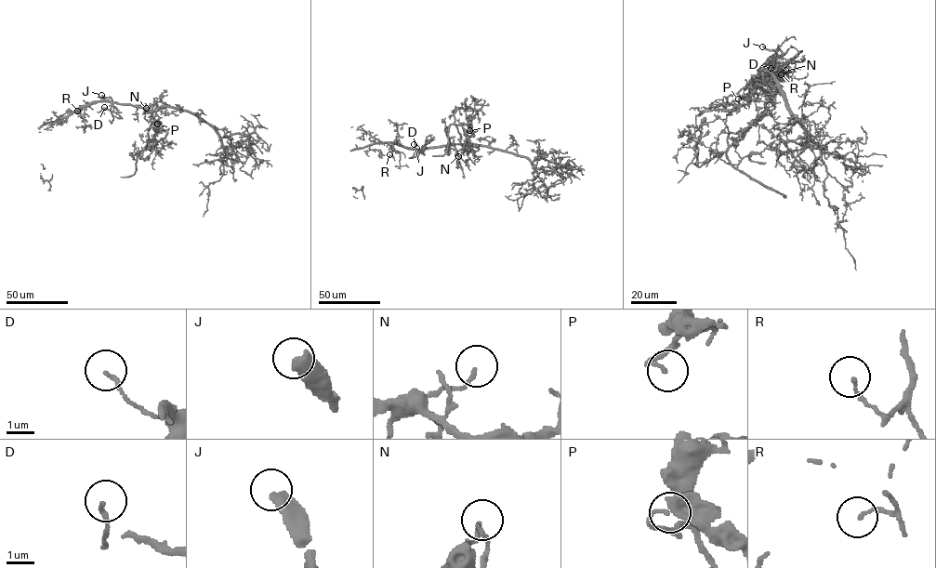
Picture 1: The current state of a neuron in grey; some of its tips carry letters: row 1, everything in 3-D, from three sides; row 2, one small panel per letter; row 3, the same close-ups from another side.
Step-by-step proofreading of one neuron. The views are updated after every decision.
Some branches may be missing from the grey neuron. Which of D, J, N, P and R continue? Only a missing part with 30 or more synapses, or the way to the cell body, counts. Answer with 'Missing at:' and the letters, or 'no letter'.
Missing at: J, P

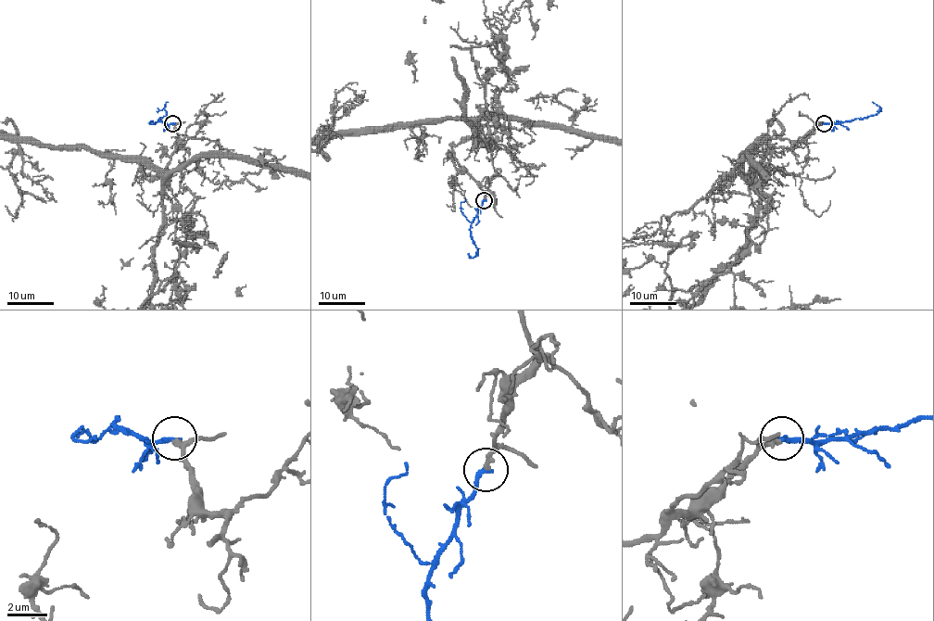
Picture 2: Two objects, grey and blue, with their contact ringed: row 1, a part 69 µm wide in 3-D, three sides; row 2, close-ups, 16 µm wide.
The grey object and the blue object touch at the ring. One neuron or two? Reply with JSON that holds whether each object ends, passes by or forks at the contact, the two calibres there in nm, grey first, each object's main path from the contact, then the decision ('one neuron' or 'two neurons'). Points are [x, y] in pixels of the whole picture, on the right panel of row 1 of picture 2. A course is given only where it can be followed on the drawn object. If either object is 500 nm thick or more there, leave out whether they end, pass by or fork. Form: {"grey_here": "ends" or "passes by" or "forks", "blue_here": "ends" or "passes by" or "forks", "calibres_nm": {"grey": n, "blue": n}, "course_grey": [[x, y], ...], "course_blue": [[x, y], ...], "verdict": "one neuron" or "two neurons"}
{"grey_here": "ends", "blue_here": "ends", "calibres_nm": {"grey": 260, "blue": 240}, "course_grey": [[823, 124], [763, 144], [751, 179], [762, 135], [738, 194]], "course_blue": [[823, 122], [839, 124], [876, 115], [880, 107], [872, 102]], "verdict": "one neuron"}

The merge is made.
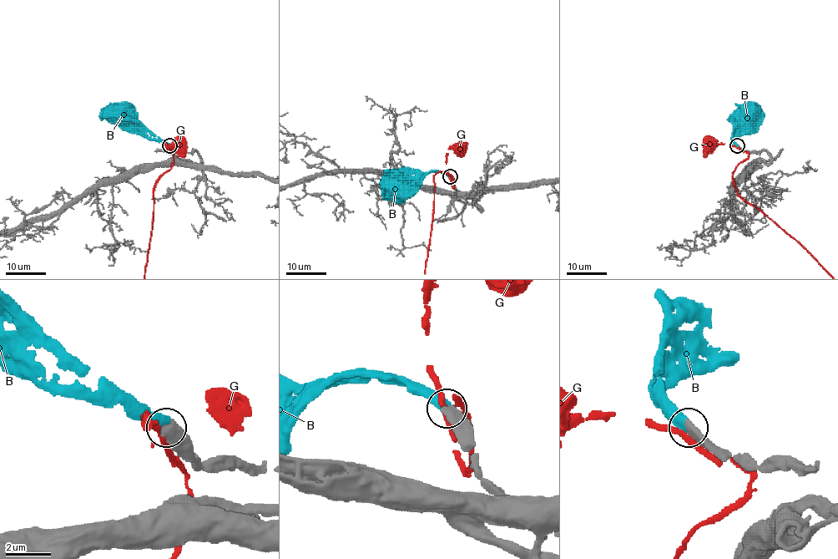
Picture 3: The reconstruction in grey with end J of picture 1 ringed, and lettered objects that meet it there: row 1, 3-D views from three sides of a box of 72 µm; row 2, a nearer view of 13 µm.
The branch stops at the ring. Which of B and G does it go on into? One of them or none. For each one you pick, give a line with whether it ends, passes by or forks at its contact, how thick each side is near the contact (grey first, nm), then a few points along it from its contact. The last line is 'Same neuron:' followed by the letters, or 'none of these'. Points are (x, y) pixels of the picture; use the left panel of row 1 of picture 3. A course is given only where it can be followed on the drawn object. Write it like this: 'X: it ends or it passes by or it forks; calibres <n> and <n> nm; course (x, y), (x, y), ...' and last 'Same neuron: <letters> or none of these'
B: it ends; calibres 480 and 550 nm; course (169, 145), (161, 140), (148, 138), (135, 124), (122, 120), (122, 116)
Same neuron: B

